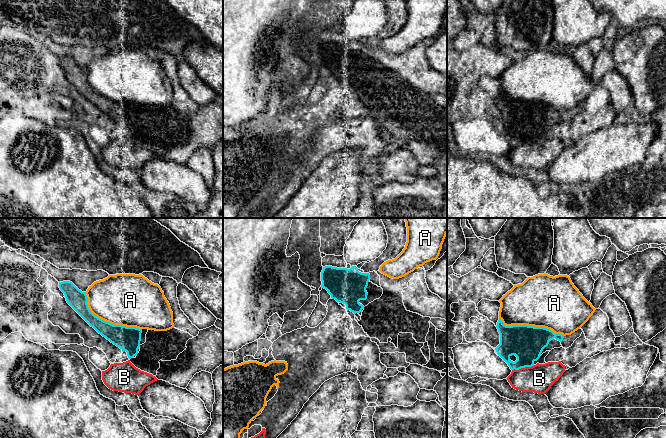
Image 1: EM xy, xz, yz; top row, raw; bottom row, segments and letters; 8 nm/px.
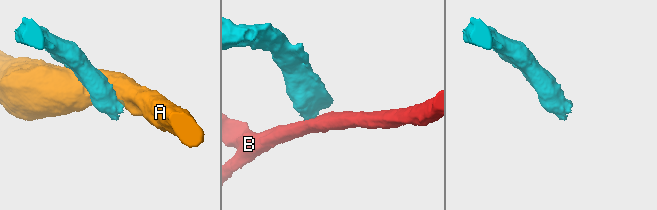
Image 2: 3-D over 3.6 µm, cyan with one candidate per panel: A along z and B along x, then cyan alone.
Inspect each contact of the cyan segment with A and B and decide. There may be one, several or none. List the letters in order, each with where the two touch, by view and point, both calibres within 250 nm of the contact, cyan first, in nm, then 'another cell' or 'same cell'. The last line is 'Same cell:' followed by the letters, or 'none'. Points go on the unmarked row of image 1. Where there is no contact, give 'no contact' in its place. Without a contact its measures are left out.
A: xy (107, 98) | 190/420 nm | another cell
B: yz (523, 143) | 280/220 nm | another cell
Same cell: none

